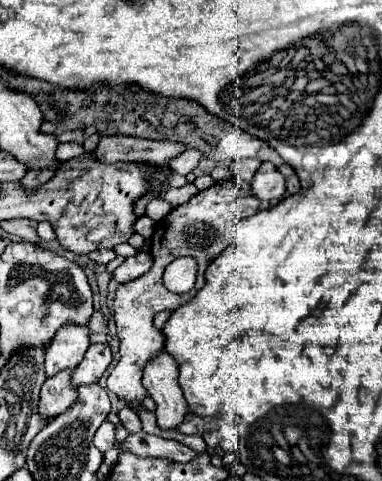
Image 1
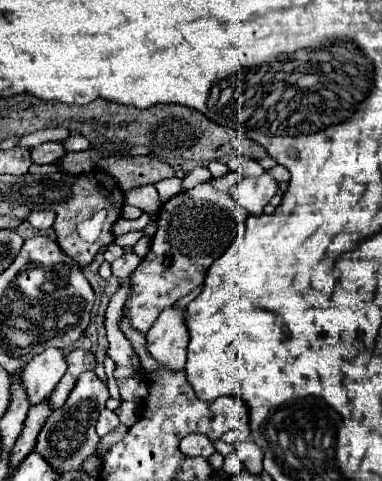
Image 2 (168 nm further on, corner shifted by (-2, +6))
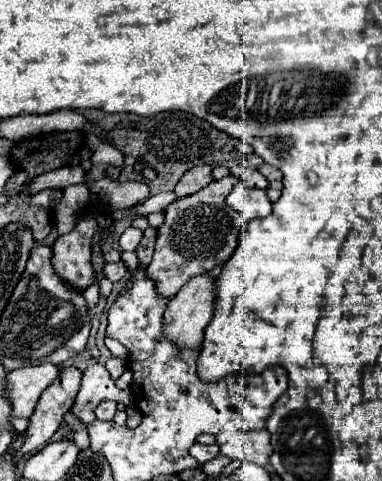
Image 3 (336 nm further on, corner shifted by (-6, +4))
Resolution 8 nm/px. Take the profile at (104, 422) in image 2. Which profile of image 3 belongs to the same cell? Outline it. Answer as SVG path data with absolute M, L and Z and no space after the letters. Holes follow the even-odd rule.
M113 400L101 402L101 404L95 408L97 420L103 420L103 422L109 422L109 420L113 420L113 416L115 416L115 406L117 406L117 402L113 402Z

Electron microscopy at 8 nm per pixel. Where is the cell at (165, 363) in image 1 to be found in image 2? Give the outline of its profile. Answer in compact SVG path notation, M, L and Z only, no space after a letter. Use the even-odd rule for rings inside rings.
M165 308L153 326L147 330L147 350L151 356L169 370L185 368L185 354L189 334L185 326L185 308Z

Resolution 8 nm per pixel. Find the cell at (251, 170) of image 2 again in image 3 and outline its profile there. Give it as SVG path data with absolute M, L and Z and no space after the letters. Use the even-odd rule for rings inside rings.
M243 164L233 166L231 174L235 174L249 188L267 188L269 186L269 182L265 180L265 176L259 170L251 168L251 166L243 166Z

